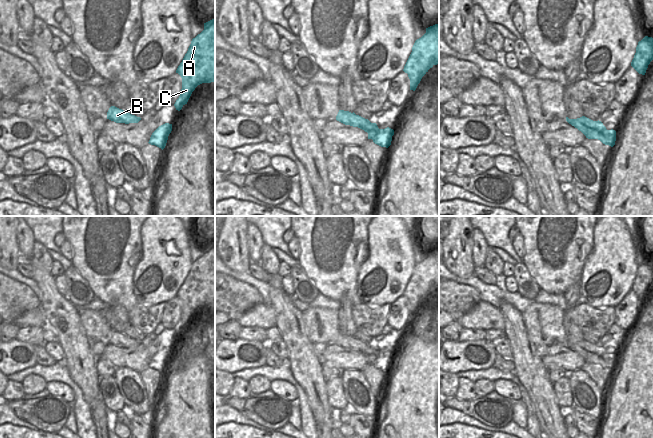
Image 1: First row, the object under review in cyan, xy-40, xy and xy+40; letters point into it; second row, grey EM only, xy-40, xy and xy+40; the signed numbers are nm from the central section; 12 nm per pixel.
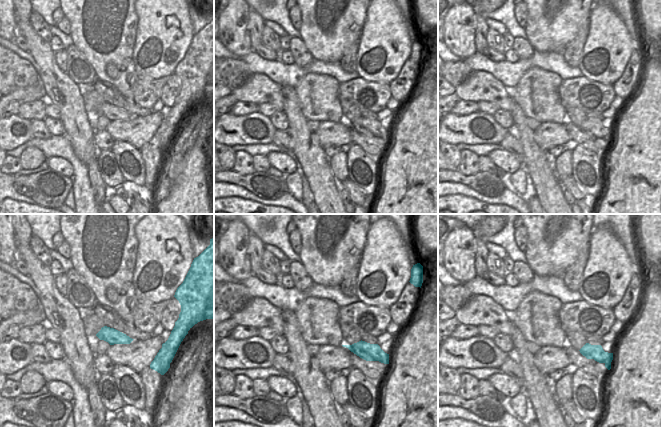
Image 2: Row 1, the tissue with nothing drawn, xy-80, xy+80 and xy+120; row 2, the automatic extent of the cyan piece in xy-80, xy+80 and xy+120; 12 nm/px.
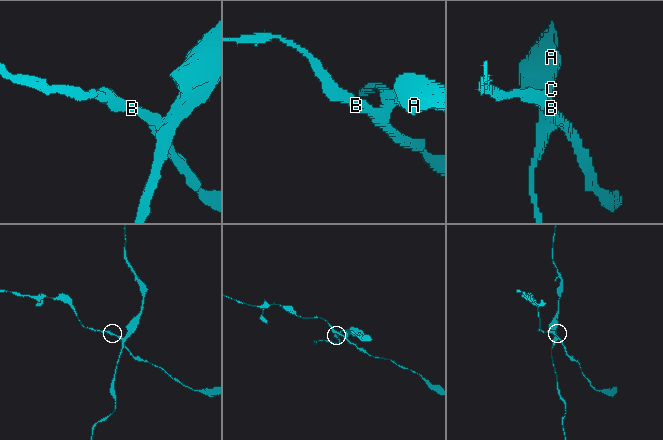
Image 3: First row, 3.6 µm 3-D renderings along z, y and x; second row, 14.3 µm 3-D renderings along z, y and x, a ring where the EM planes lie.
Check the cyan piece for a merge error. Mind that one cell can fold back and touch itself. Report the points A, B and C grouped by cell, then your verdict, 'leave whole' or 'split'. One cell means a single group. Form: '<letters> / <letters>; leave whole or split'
A C / B; split

